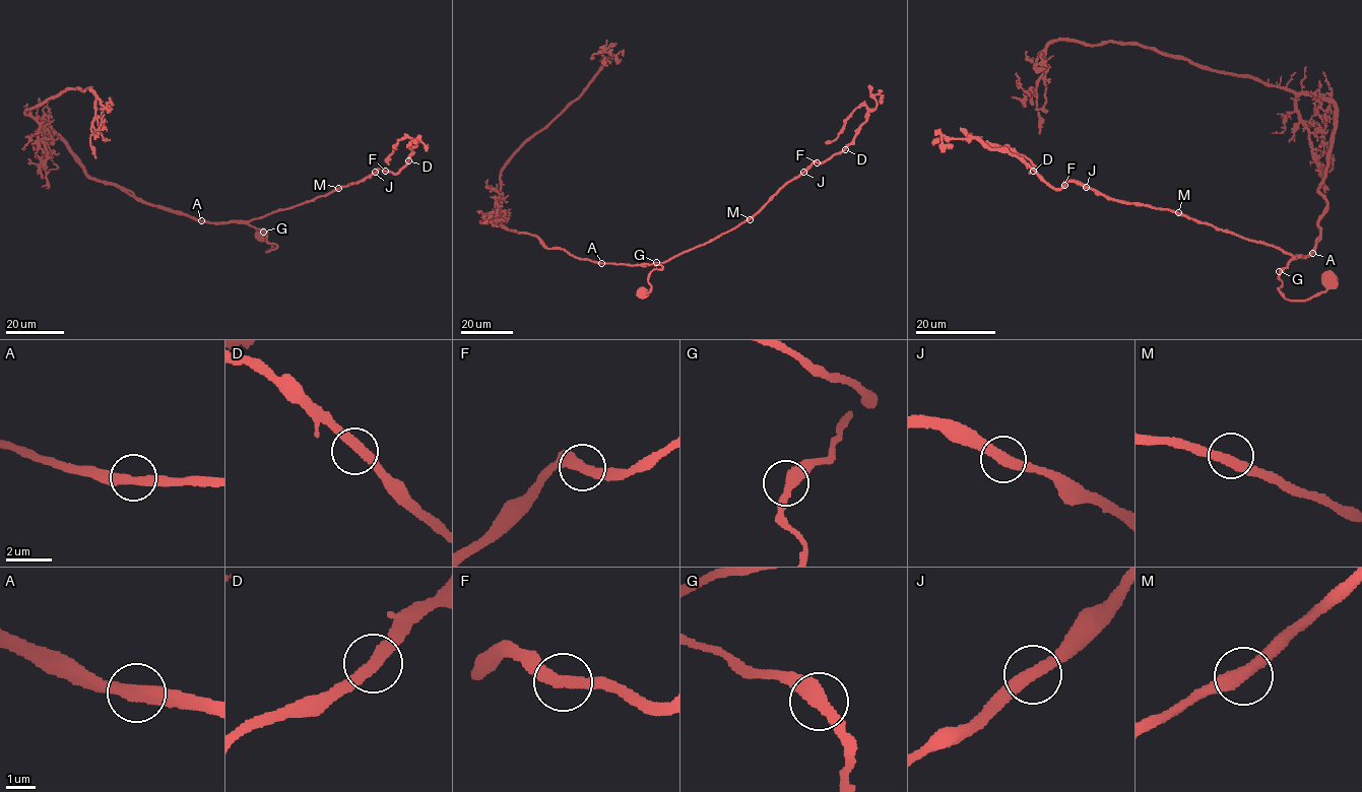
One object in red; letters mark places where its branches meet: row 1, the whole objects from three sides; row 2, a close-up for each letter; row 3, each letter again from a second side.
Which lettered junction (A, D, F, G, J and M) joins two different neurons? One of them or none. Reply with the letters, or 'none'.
none

